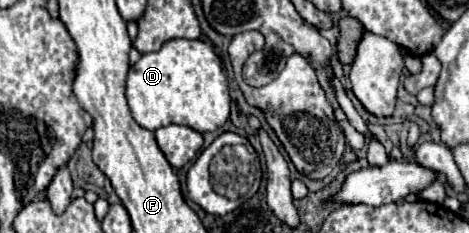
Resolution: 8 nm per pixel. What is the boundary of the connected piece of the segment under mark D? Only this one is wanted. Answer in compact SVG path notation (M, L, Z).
M168 39L158 51L144 53L130 65L126 99L136 123L150 131L178 123L206 133L220 129L230 117L228 79L212 45L202 39Z

